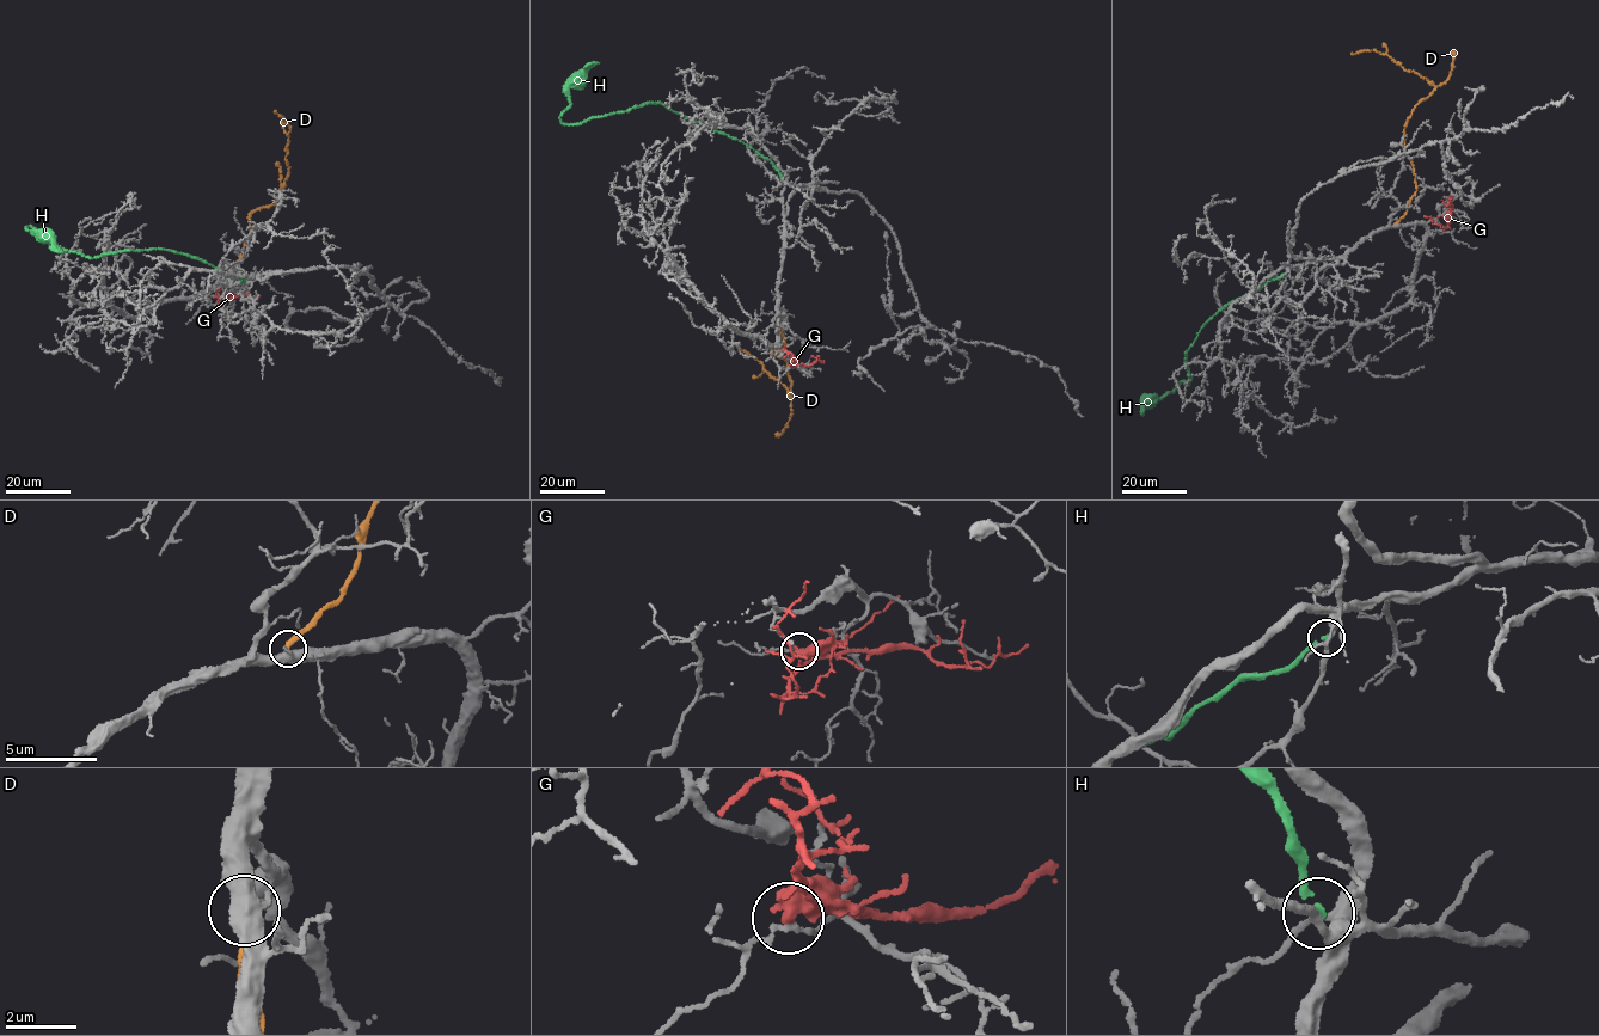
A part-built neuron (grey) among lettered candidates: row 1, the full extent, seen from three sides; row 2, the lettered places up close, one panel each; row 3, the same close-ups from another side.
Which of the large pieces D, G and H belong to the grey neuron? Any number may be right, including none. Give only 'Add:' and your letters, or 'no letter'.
Add: no letter

